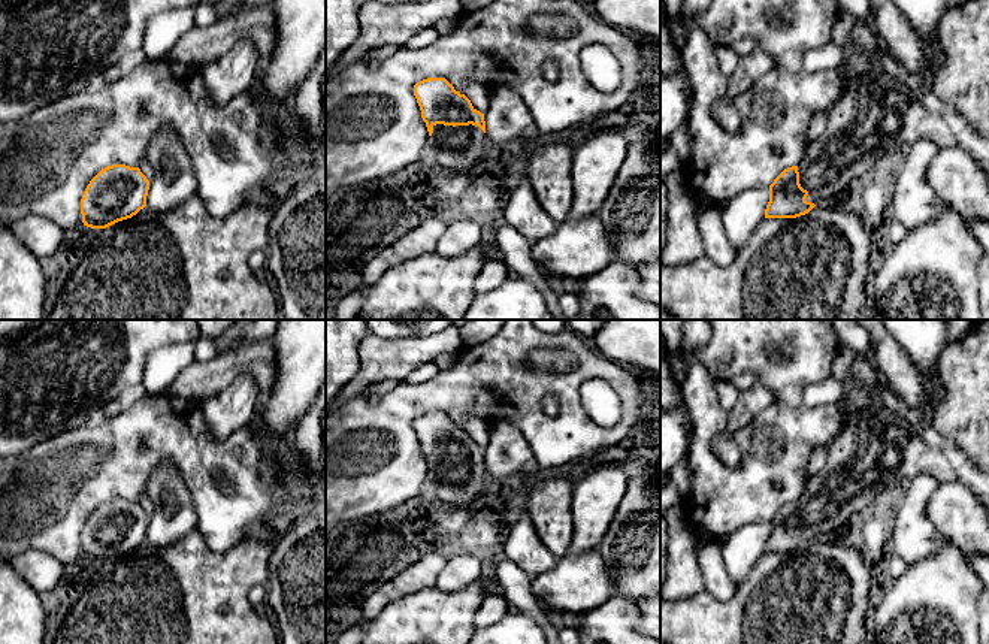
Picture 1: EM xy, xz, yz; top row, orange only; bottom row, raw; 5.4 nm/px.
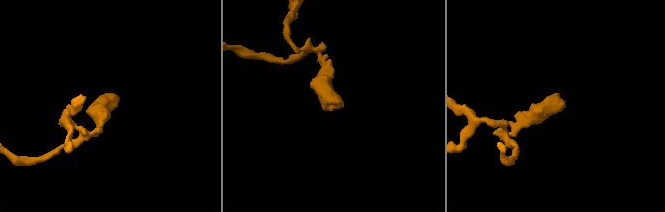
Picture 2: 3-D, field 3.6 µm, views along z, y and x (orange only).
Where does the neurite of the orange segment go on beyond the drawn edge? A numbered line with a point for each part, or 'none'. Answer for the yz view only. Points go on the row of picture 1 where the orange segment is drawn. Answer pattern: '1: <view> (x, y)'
1: yz (877, 111)

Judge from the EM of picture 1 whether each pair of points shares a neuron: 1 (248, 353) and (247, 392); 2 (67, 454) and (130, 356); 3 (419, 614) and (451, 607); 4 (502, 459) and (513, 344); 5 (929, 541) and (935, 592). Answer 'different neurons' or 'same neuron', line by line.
1: different neurons
2: different neurons
3: same neuron
4: different neurons
5: different neurons

